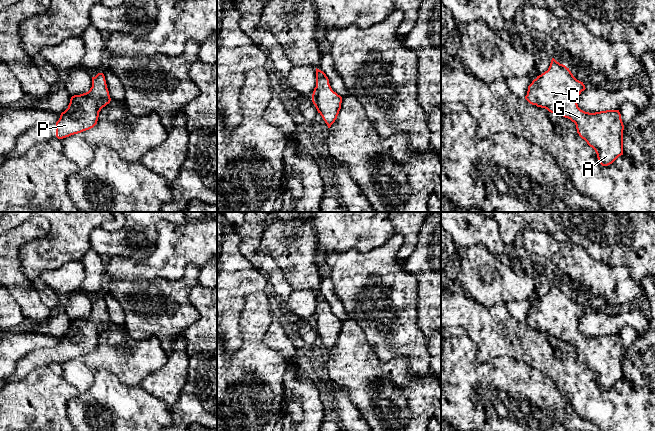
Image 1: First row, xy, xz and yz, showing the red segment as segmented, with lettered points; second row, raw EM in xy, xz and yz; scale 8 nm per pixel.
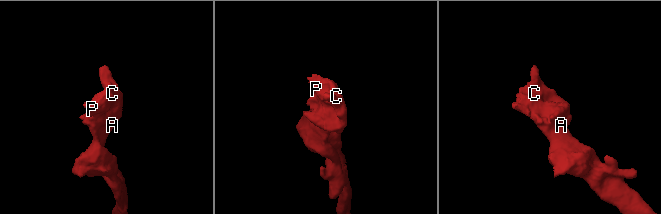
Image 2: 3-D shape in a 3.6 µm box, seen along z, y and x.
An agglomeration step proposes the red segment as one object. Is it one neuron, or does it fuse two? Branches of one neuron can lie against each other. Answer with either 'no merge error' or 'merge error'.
no merge error

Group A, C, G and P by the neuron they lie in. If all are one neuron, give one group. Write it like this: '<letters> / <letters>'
A C G P

